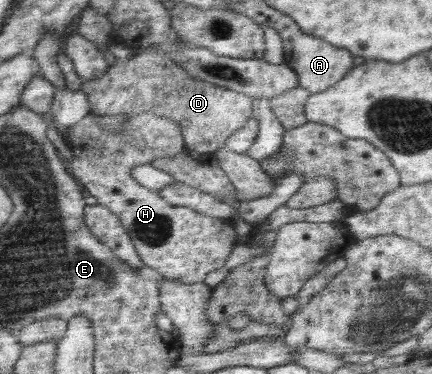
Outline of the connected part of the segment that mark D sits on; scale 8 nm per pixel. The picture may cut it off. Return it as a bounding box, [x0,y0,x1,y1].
[81,48,253,154]

